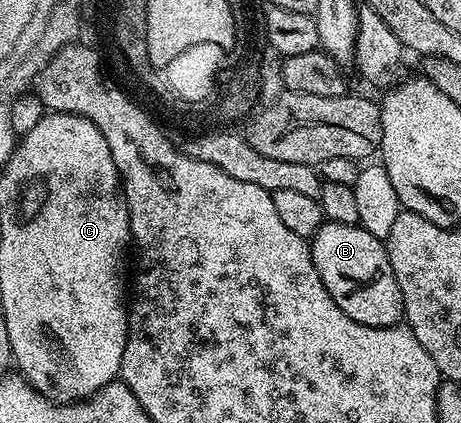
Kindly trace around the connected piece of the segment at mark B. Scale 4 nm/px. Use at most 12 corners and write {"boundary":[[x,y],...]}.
{"boundary":[[325,221],[310,239],[334,303],[366,327],[401,324],[388,246]]}

